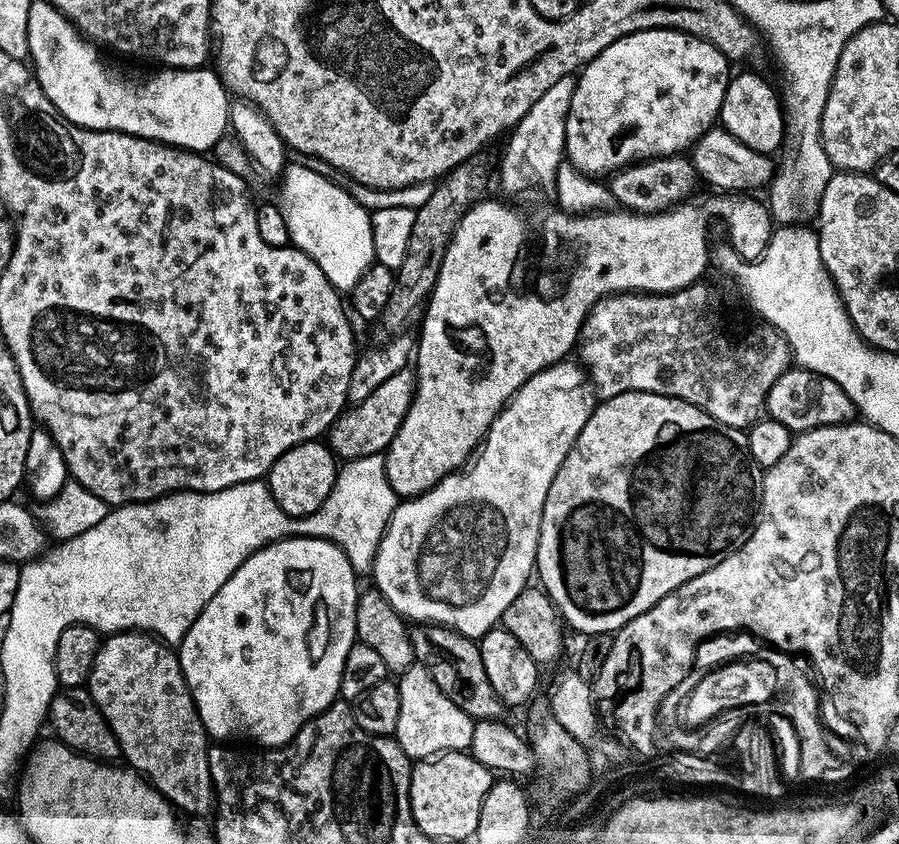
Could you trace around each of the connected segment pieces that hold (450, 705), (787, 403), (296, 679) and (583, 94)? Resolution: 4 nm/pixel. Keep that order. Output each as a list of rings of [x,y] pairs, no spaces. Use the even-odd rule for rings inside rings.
[[[419,666],[407,668],[399,677],[400,705],[394,739],[409,758],[419,762],[445,752],[463,752],[472,747],[473,717],[458,710],[454,702],[434,682],[428,671]]]
[[[789,367],[788,371],[774,382],[768,395],[766,412],[771,419],[782,422],[793,434],[809,432],[812,428],[829,428],[835,424],[851,424],[857,419],[858,411],[850,394],[830,378],[809,368]]]
[[[289,536],[277,540],[274,544],[267,544],[265,548],[243,560],[234,570],[234,574],[222,586],[214,598],[196,616],[196,621],[189,626],[188,632],[178,645],[180,668],[188,683],[192,701],[204,723],[204,731],[216,742],[236,742],[232,740],[248,739],[261,744],[264,750],[279,750],[296,738],[302,726],[312,720],[319,712],[325,712],[331,704],[335,704],[340,695],[340,679],[342,666],[346,666],[346,654],[350,654],[350,646],[357,643],[356,639],[356,588],[358,574],[350,566],[346,554],[337,544],[328,540],[317,540],[315,536]]]
[[[651,28],[618,38],[583,67],[584,73],[576,76],[574,98],[570,98],[564,146],[572,167],[579,168],[584,174],[612,174],[633,161],[674,156],[691,149],[717,123],[730,79],[727,56],[723,56],[710,41],[699,40],[676,28]]]

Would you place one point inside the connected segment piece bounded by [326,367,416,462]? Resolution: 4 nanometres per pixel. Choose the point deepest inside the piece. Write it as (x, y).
(368, 428)

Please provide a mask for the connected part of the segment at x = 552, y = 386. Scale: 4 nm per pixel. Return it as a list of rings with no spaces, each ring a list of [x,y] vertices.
[[[561,362],[544,368],[512,395],[512,399],[496,415],[496,421],[488,427],[488,435],[467,467],[444,476],[429,492],[397,503],[376,551],[370,576],[376,579],[373,580],[375,587],[380,589],[390,606],[394,606],[401,616],[412,622],[420,622],[420,606],[412,604],[406,592],[404,546],[418,544],[422,538],[426,538],[430,524],[434,522],[436,526],[438,514],[444,510],[452,514],[456,510],[456,502],[474,498],[488,504],[500,504],[510,514],[520,512],[520,518],[526,518],[532,510],[532,532],[534,528],[540,528],[546,494],[550,494],[550,482],[554,482],[558,466],[562,466],[593,410],[590,381],[583,367],[568,363]]]

